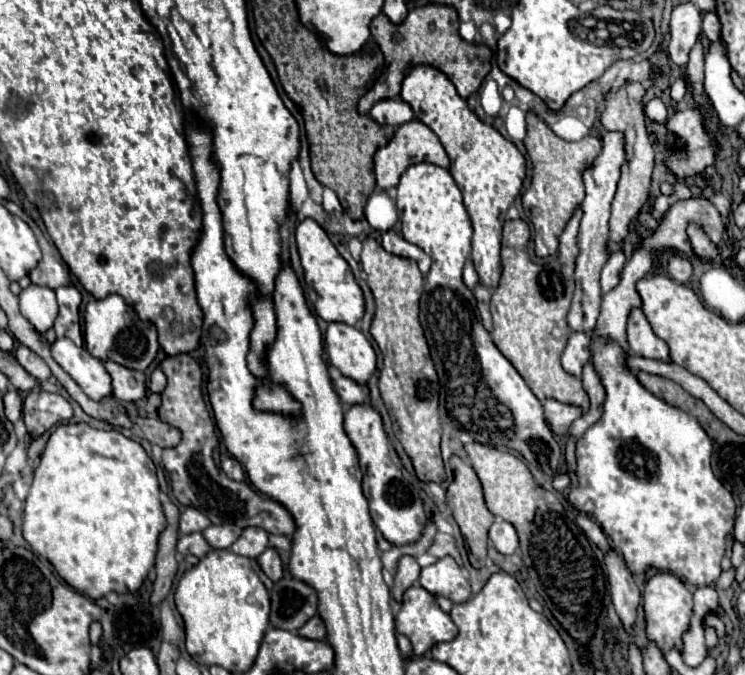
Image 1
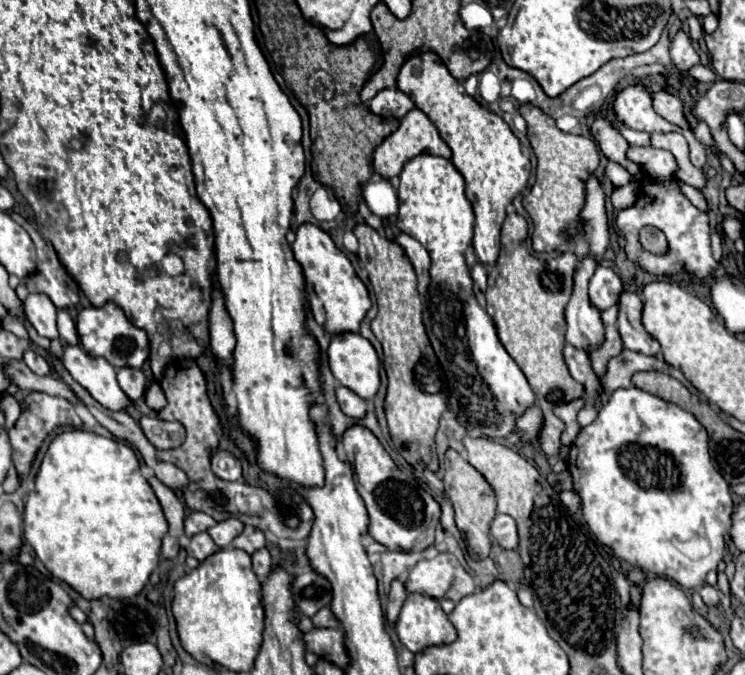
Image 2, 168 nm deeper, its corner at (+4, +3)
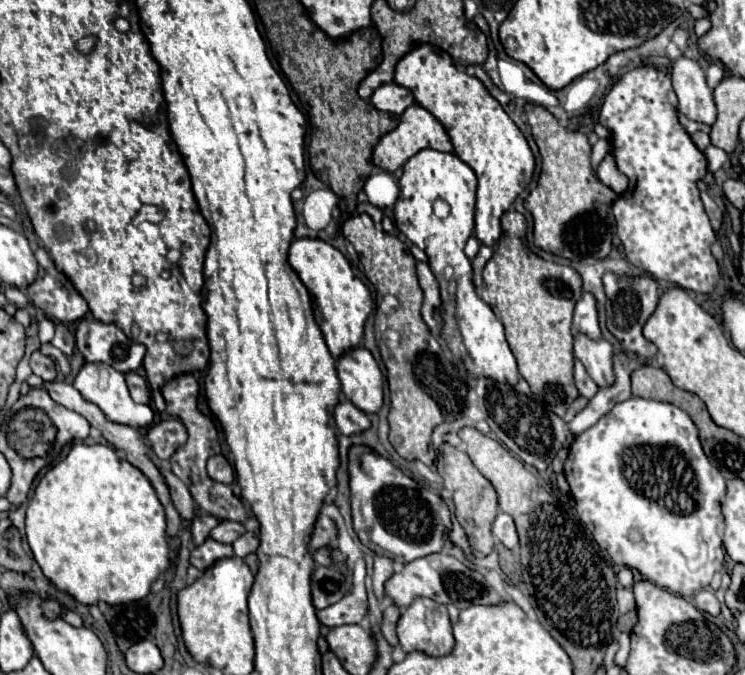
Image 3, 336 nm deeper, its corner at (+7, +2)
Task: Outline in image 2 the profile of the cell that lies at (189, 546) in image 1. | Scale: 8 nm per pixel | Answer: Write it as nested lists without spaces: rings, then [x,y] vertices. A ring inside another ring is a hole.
[[[198,533],[198,535],[192,535],[190,541],[188,541],[188,547],[186,547],[186,553],[196,557],[198,561],[204,561],[208,555],[216,553],[218,547],[214,545],[214,541],[210,539],[208,533]]]

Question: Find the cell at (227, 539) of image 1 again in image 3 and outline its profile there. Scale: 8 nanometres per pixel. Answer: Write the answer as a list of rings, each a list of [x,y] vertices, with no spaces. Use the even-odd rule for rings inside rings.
[[[223,520],[223,522],[219,522],[219,524],[213,528],[211,538],[217,540],[217,542],[223,542],[223,544],[233,544],[241,534],[245,534],[243,524],[231,522],[231,520]]]

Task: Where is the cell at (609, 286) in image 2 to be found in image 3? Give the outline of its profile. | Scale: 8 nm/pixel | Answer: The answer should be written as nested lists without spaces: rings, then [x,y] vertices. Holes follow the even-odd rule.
[[[585,292],[583,298],[575,306],[573,332],[587,334],[591,340],[601,340],[601,330],[599,330],[599,320],[597,320],[597,306],[595,306],[595,298],[589,292]]]

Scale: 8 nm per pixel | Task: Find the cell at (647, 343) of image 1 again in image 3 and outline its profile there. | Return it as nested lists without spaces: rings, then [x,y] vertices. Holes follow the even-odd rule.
[[[607,272],[603,276],[605,286],[605,314],[607,314],[607,330],[621,342],[625,352],[635,352],[639,358],[651,360],[657,354],[657,348],[643,338],[643,324],[649,320],[649,316],[657,308],[657,300],[661,298],[659,282],[647,274],[639,276],[617,276],[613,272]]]

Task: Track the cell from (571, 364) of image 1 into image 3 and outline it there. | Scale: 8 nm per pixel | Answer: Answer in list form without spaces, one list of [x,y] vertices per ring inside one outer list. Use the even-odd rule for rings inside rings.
[[[575,360],[575,384],[581,396],[585,398],[593,398],[597,394],[597,384],[591,380],[591,376],[587,374],[587,370],[583,368],[583,364],[579,360]]]

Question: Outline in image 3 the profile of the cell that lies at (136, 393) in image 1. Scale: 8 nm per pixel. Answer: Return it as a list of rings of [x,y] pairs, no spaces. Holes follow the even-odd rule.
[[[127,372],[125,378],[127,378],[127,386],[129,386],[129,392],[131,392],[131,398],[135,402],[139,402],[139,404],[149,404],[151,402],[151,390],[149,390],[147,382],[137,372]]]

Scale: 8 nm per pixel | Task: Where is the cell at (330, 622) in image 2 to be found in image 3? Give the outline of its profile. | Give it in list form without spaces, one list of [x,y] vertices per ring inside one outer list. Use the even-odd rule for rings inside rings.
[[[359,560],[353,568],[353,574],[351,574],[349,592],[337,604],[331,604],[323,610],[317,610],[319,622],[329,626],[329,628],[343,626],[343,624],[359,624],[363,620],[363,616],[367,616],[367,612],[369,612],[367,592],[365,592],[363,580],[365,580],[365,562]]]

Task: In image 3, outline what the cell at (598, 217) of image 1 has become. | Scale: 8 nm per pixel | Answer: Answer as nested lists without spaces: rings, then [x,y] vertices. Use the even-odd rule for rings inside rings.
[[[575,334],[575,358],[581,360],[597,386],[613,384],[613,346],[609,342],[595,342],[585,334]]]

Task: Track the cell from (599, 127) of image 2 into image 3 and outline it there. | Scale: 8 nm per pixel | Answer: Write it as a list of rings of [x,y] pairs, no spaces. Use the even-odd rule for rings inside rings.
[[[607,154],[605,158],[603,158],[603,162],[599,164],[597,176],[599,176],[599,180],[601,180],[605,186],[609,186],[615,194],[623,194],[628,188],[628,178],[625,178],[625,176],[617,170],[615,158],[613,158],[611,154]]]

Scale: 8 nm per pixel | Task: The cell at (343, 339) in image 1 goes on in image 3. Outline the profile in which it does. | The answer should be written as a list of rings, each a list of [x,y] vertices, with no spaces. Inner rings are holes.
[[[355,348],[337,360],[341,390],[365,414],[377,414],[383,406],[383,374],[367,348]]]

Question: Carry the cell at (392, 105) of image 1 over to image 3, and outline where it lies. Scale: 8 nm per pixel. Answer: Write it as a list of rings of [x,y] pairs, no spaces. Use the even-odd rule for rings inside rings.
[[[387,82],[373,92],[371,102],[377,110],[389,112],[389,114],[403,114],[405,108],[409,108],[415,102],[415,98],[409,88],[399,86],[395,82]]]

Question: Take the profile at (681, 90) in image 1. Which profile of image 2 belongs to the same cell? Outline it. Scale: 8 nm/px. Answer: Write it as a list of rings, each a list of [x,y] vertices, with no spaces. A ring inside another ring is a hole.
[[[696,65],[696,67],[692,67],[692,69],[686,71],[686,77],[692,79],[692,81],[700,81],[700,83],[712,83],[716,79],[716,73],[710,67]]]

